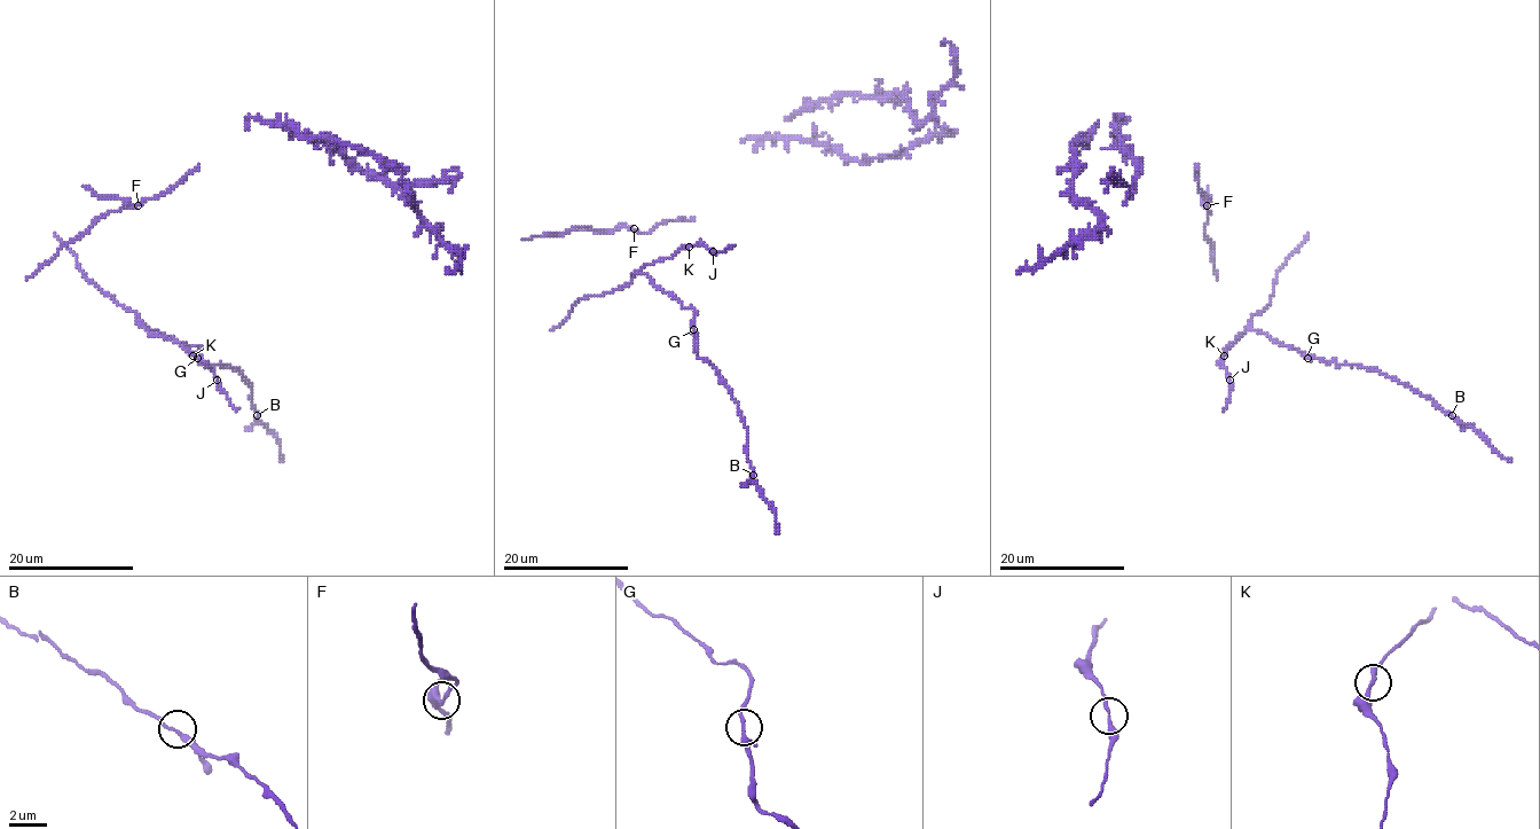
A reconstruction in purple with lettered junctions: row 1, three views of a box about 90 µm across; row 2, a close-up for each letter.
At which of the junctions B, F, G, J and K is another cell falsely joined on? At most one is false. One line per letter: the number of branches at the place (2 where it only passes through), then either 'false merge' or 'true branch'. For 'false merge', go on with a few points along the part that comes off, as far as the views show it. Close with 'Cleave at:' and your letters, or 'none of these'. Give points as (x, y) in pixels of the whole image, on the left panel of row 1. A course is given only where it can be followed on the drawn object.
B: 2 branches meet; true branch
F: 2 branches meet; true branch
G: 2 branches meet; true branch
J: 2 branches meet; true branch
K: 2 branches meet; true branch
Cleave at: none of these

